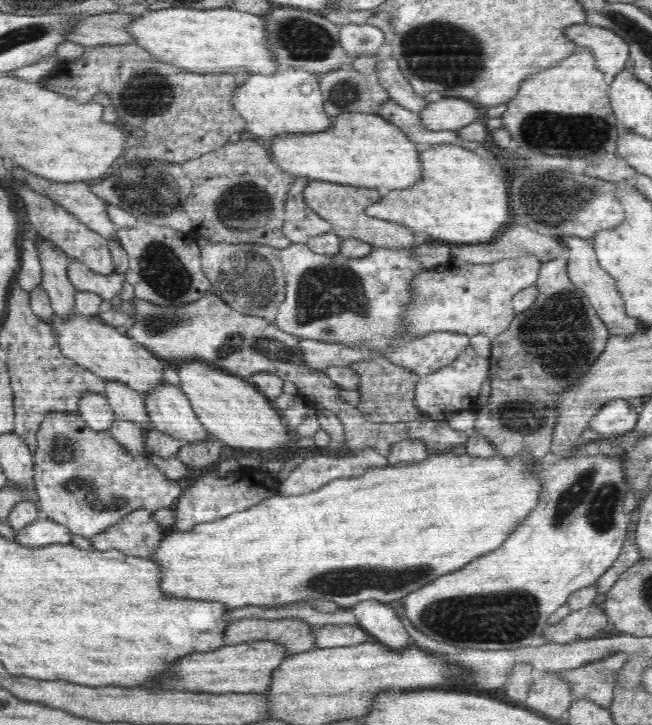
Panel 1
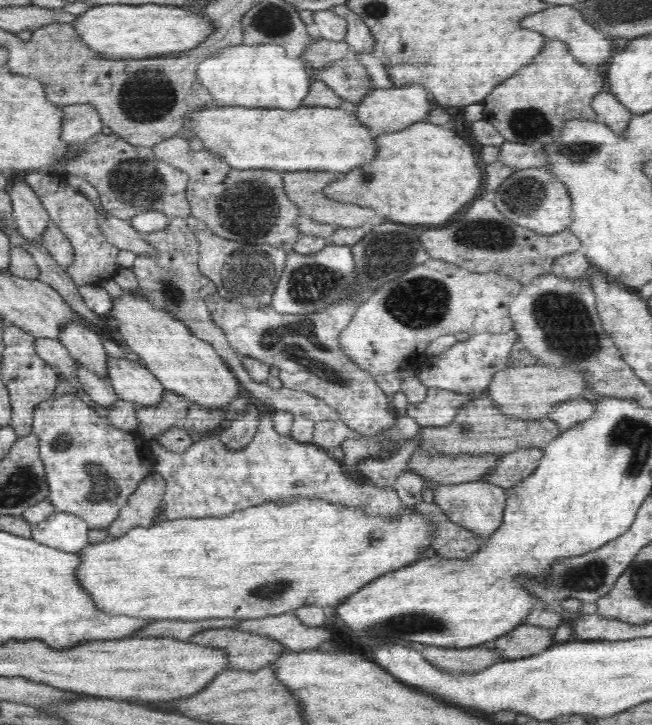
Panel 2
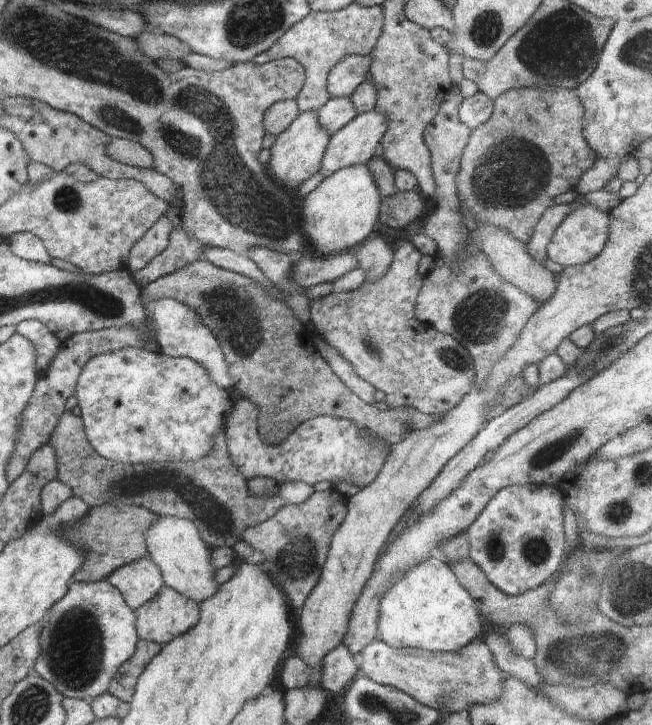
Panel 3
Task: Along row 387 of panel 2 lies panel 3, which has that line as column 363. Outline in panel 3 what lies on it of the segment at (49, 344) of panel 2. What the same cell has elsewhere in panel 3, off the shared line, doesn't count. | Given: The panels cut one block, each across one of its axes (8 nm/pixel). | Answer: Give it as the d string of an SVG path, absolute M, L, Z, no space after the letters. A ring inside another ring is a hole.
M362 55L342 57L332 67L328 75L328 94L330 98L348 98L368 76L371 58Z

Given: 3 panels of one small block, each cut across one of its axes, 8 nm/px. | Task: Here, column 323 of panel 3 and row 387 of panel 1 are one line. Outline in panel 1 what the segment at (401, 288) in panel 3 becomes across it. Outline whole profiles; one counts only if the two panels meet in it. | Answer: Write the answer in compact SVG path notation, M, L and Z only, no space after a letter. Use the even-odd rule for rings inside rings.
M212 289L206 291L198 300L186 306L158 306L150 301L134 297L134 324L126 335L142 344L159 359L176 365L184 360L205 361L208 366L219 368L232 376L246 377L256 372L268 372L279 376L283 381L294 382L297 396L311 407L324 407L332 411L342 423L344 442L355 453L366 447L376 449L386 458L389 448L398 441L406 439L421 440L426 443L428 456L451 452L452 447L469 439L468 431L454 430L444 421L416 418L399 423L374 423L364 416L357 406L340 399L340 388L324 372L310 370L303 363L302 350L297 336L286 334L275 323L266 322L257 316L246 316L236 312L228 303L216 296Z

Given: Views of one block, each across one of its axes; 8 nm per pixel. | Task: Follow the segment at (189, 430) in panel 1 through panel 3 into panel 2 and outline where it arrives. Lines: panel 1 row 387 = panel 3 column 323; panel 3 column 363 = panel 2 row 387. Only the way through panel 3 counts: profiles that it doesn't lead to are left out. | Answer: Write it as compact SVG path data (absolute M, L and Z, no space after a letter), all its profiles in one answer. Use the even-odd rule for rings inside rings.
M124 358L108 359L108 381L120 400L137 406L154 406L162 402L165 388L140 361Z

